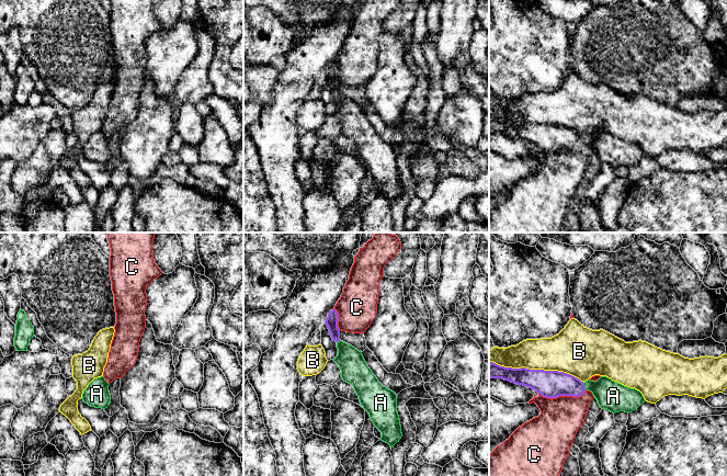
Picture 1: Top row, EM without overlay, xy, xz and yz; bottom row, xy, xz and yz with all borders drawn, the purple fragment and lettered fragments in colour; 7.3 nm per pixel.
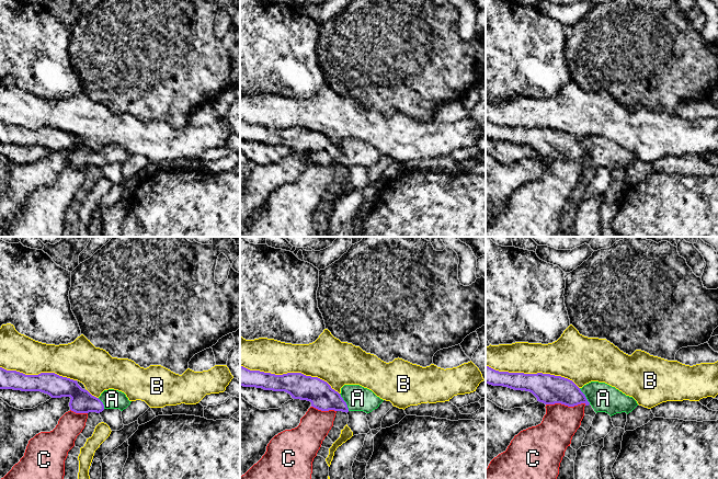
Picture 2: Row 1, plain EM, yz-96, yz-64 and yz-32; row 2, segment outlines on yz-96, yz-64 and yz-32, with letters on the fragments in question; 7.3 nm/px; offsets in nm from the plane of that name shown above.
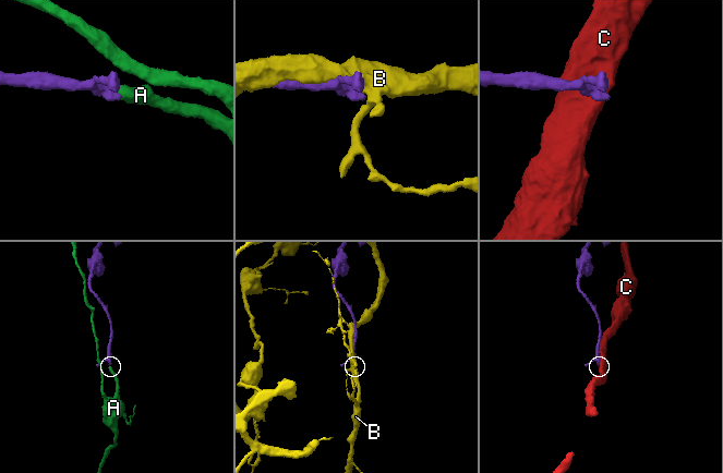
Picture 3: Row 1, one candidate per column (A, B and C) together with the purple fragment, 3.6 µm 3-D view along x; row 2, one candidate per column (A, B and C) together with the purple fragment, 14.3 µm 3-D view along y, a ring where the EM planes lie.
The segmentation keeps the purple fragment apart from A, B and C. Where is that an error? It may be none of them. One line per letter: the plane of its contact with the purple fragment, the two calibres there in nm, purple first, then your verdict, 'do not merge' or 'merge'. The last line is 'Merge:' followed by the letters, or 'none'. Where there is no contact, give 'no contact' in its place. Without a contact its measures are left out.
A: yz | 200/220 nm | merge
B: yz | 200/280 nm | do not merge
C: yz | 200/320 nm | do not merge
Merge: A

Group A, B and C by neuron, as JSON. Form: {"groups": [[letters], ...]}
{"groups": [["A"], ["B"], ["C"]]}

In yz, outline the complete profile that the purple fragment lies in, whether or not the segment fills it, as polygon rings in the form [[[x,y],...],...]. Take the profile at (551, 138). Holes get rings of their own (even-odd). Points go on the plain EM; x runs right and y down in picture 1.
[[[489,116],[489,132],[502,133],[530,141],[546,152],[557,152],[559,150],[580,151],[587,145],[590,145],[600,161],[613,168],[620,166],[629,168],[646,156],[639,145],[624,140],[606,131],[601,131],[595,136],[588,134],[583,137],[564,126],[525,122],[512,123]]]

